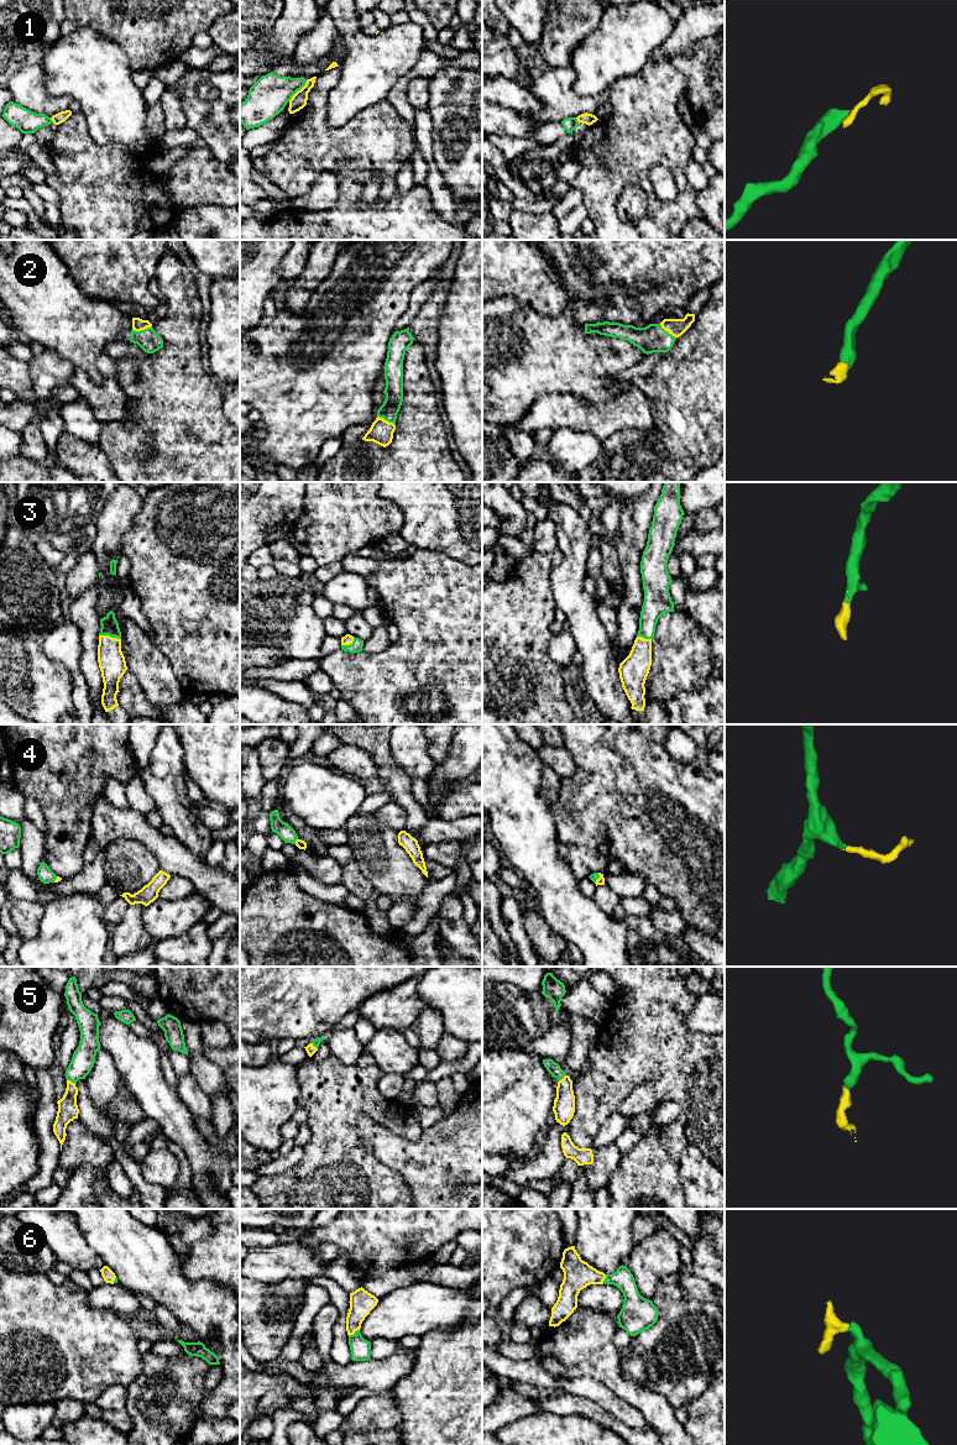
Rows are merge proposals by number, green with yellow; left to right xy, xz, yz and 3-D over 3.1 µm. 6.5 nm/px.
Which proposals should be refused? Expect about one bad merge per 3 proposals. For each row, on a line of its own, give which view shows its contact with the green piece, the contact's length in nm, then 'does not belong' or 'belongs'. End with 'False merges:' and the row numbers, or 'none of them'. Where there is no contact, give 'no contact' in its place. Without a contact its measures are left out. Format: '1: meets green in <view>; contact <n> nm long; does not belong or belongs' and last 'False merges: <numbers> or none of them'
1: meets green in xz; contact 180 nm long; does not belong
2: meets green in xy; contact 130 nm long; belongs
3: meets green in xy; contact 150 nm long; belongs
4: meets green in yz; contact 80 nm long; belongs
5: meets green in xy; contact 60 nm long; belongs
6: meets green in xz; contact 90 nm long; belongs
False merges: 1

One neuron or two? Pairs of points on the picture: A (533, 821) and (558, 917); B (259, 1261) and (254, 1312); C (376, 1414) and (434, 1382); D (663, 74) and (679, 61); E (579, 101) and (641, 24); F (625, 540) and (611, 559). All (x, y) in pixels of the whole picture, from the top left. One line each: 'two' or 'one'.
A: one
B: two
C: two
D: two
E: two
F: two

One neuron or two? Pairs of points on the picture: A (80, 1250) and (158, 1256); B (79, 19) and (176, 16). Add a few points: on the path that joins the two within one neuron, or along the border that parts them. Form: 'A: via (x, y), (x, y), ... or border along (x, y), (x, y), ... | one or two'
A: border along (78, 1226), (85, 1242), (105, 1265) | two
B: via (103, 16), (152, 16) | one

